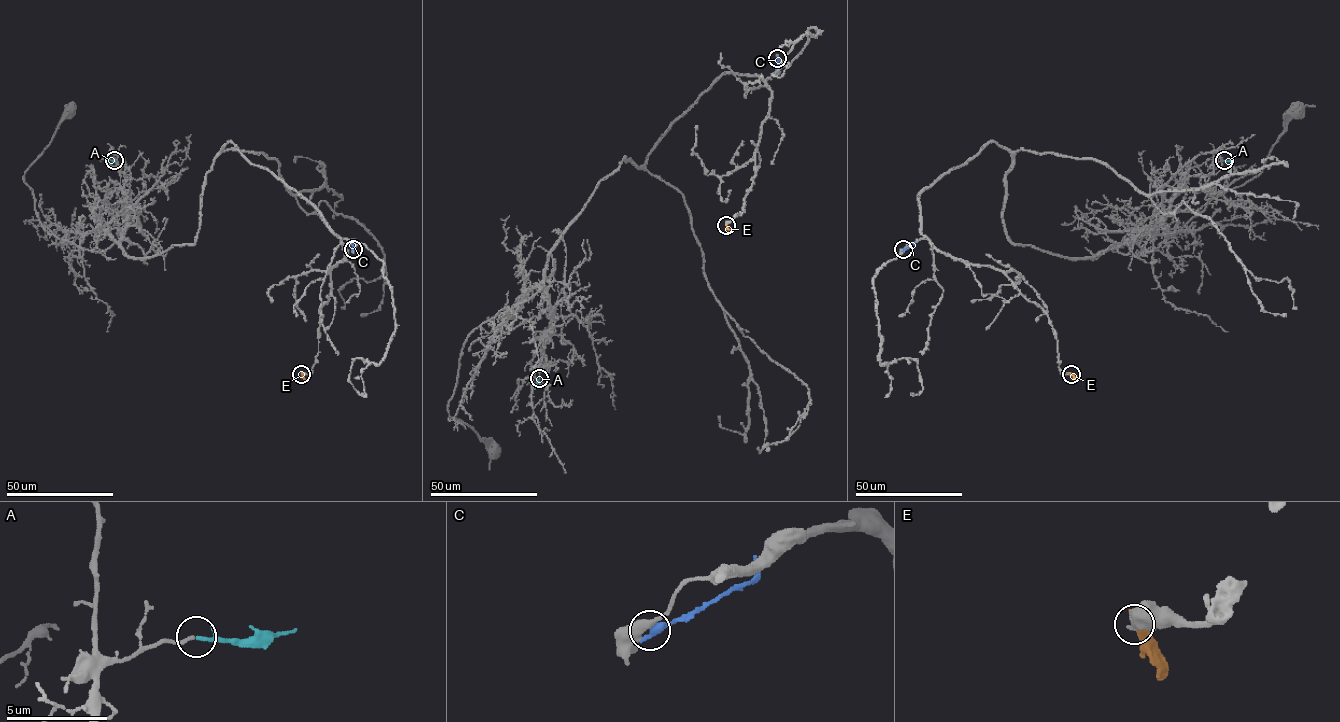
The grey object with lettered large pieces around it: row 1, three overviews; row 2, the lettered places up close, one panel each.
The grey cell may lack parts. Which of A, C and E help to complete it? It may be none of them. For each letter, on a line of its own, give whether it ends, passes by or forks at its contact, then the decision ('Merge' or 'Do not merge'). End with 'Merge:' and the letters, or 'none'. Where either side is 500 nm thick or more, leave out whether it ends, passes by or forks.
A: It ends there. Merge
C: It ends there. Do not merge
E: It ends there. Do not merge
Merge: A

